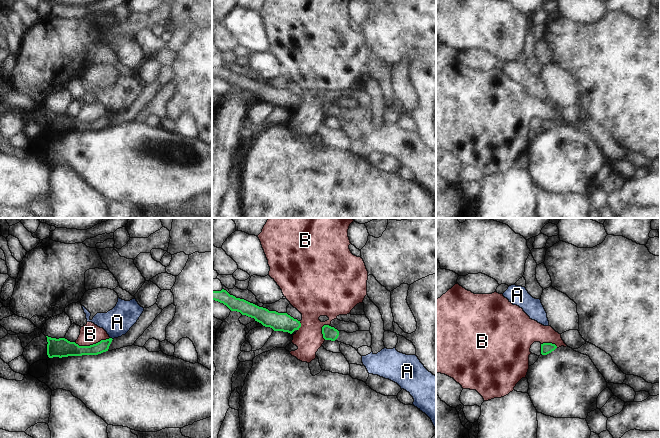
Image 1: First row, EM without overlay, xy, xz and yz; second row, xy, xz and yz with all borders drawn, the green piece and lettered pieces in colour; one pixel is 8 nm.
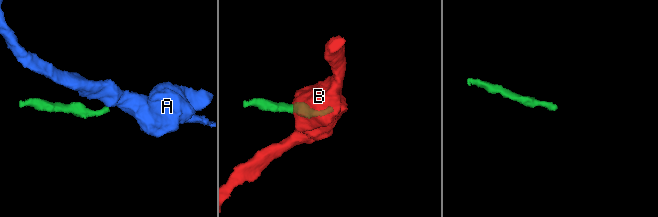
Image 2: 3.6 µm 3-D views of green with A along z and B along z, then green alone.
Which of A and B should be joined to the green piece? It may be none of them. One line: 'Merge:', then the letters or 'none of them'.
Merge: none of them

